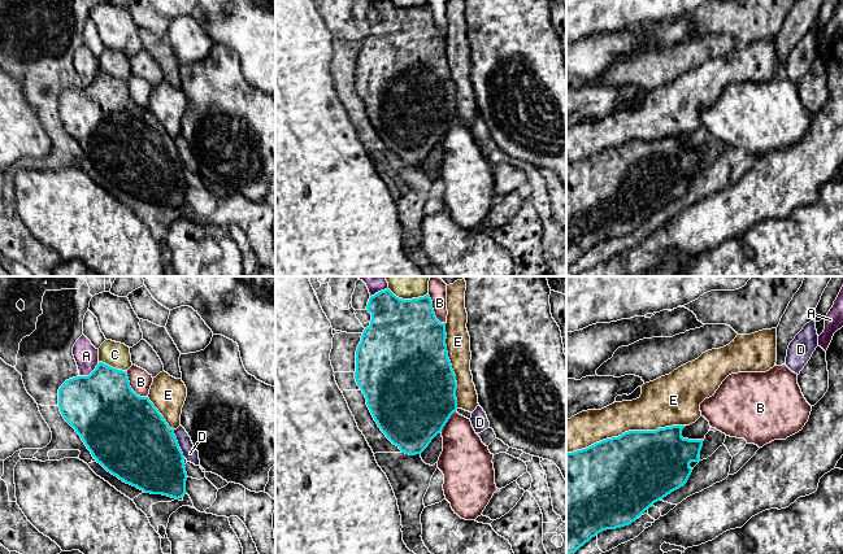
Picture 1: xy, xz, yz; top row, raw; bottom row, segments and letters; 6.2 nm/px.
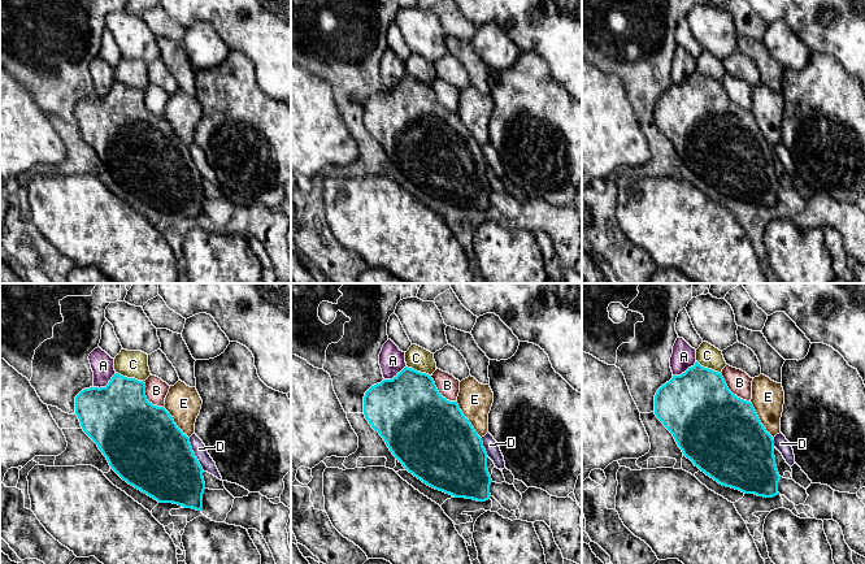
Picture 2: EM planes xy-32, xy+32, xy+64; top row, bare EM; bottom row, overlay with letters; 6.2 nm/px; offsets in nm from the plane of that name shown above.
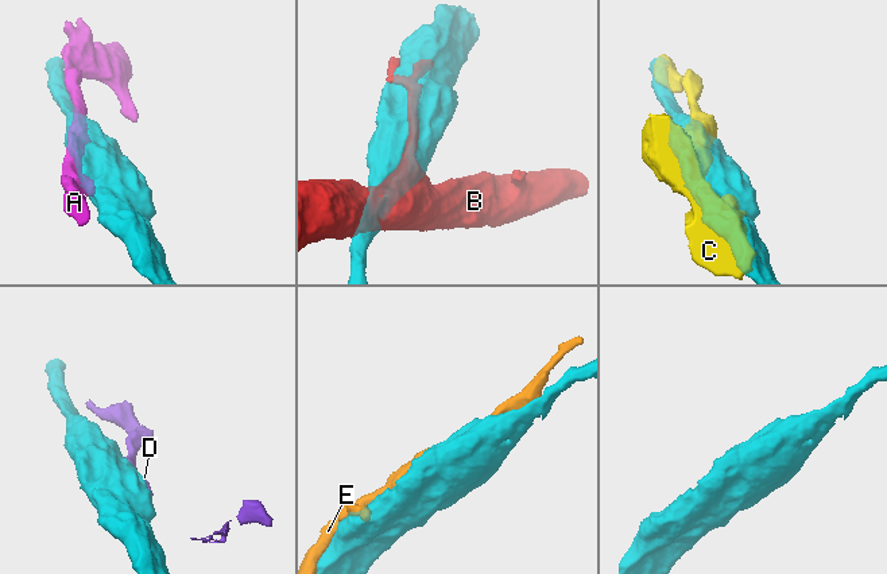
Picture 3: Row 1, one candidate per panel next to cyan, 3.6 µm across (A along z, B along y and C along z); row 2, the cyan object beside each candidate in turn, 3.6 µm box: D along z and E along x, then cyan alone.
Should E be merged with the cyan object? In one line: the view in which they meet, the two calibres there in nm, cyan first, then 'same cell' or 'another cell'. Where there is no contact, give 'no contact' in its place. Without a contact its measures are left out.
contact in yz; calibres 480 and 260 nm; same cell

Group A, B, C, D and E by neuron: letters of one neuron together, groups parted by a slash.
A / B / C / D / E

